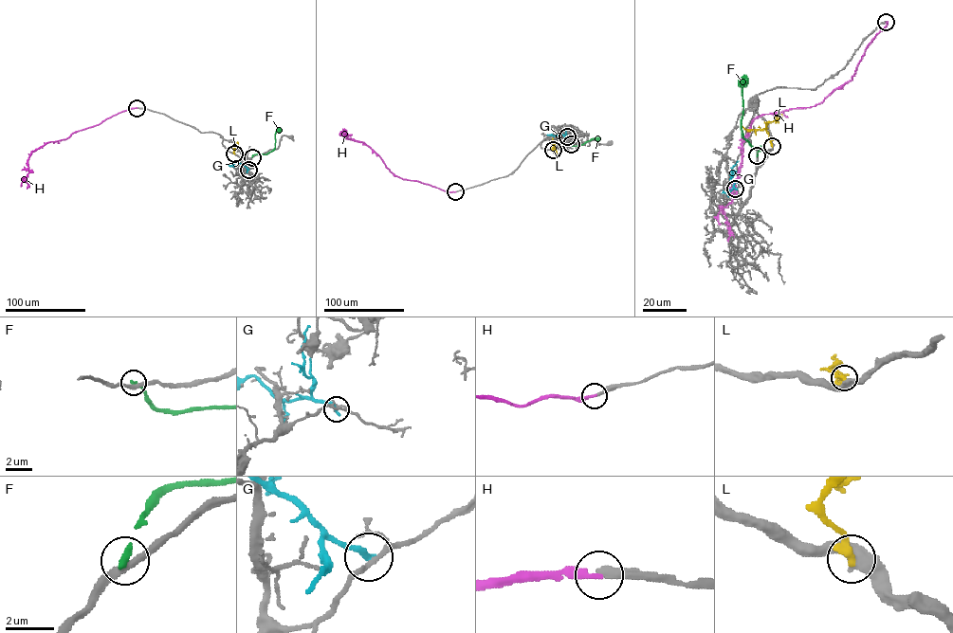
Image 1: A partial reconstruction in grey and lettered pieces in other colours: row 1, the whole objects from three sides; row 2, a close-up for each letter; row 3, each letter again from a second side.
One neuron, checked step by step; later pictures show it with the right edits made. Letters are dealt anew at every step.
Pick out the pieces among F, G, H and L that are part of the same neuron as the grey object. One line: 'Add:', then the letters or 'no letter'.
Add: H

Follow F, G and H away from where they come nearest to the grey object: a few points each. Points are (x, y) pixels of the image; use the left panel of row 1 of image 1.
F: (252, 157), (266, 154), (274, 149), (275, 133), (280, 127)
G: (248, 170), (238, 162), (229, 165)
H: (137, 108), (32, 152), (27, 160), (29, 172), (23, 178), (27, 189)

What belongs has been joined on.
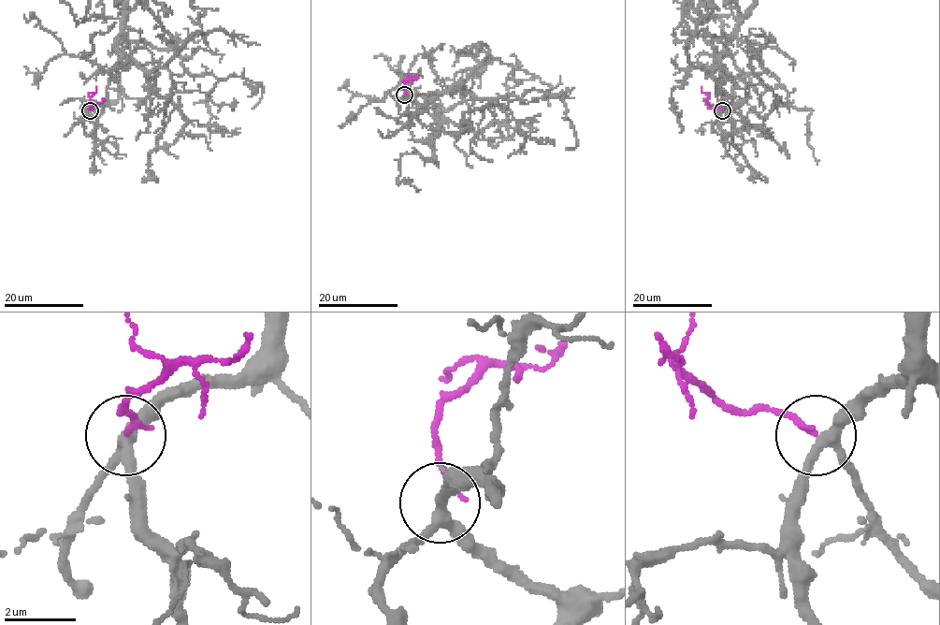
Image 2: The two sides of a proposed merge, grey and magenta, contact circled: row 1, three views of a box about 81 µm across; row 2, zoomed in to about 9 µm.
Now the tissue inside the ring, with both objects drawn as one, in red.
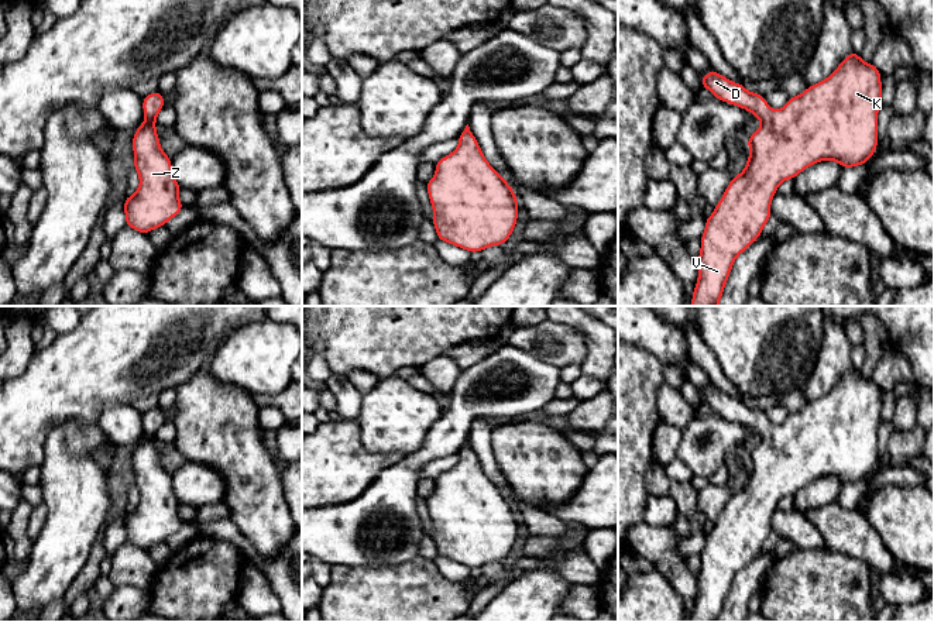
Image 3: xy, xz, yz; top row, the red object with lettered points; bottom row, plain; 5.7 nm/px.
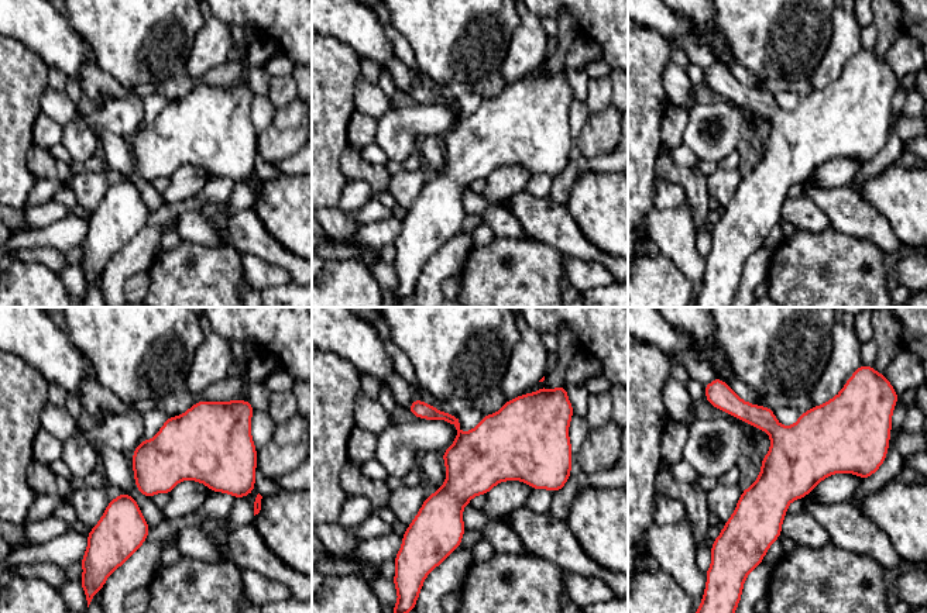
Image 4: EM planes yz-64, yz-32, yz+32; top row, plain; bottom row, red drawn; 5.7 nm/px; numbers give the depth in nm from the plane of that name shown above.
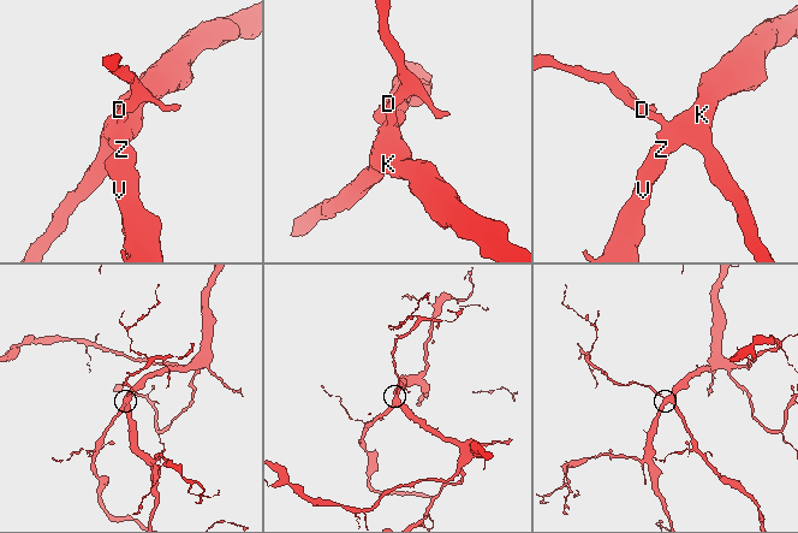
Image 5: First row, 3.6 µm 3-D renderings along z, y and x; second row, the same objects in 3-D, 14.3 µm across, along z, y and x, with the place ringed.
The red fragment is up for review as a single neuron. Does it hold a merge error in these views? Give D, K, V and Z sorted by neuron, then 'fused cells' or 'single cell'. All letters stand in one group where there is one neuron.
groups D K V Z; single cell

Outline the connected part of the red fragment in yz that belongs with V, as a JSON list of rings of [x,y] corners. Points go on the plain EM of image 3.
[[[854,367],[844,374],[837,385],[824,396],[808,402],[801,410],[789,413],[784,423],[773,426],[765,412],[748,408],[744,401],[731,398],[721,389],[711,385],[705,392],[700,391],[701,402],[708,405],[720,417],[748,426],[760,436],[760,443],[746,454],[749,474],[745,485],[732,492],[721,516],[705,535],[705,544],[700,554],[701,566],[696,575],[698,595],[694,601],[690,622],[718,622],[732,581],[738,571],[755,559],[772,532],[770,519],[779,501],[786,495],[794,495],[806,484],[820,477],[837,477],[844,485],[866,480],[878,464],[878,429],[882,419],[880,386],[871,378],[861,375]]]

